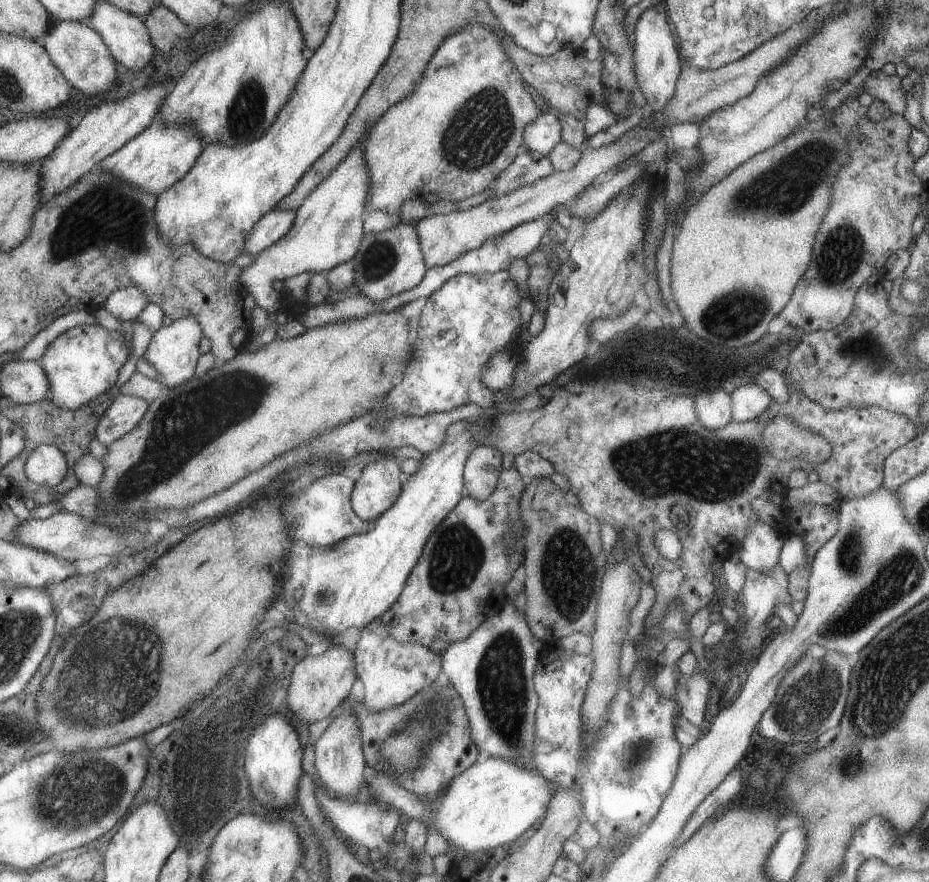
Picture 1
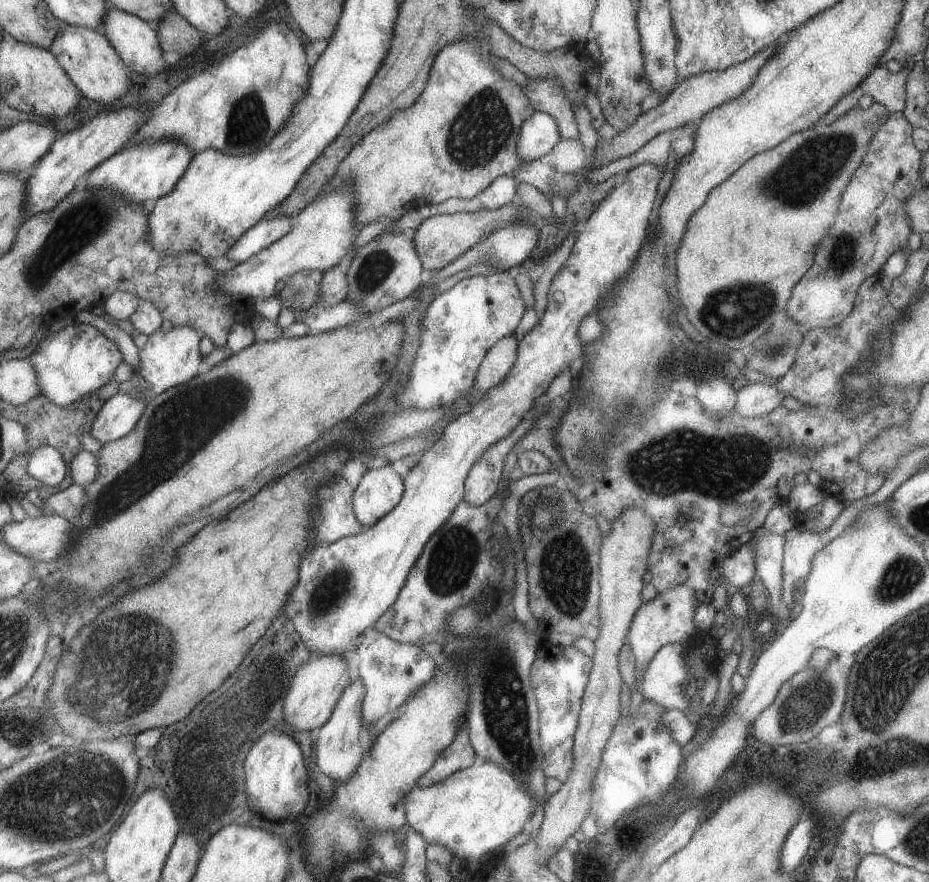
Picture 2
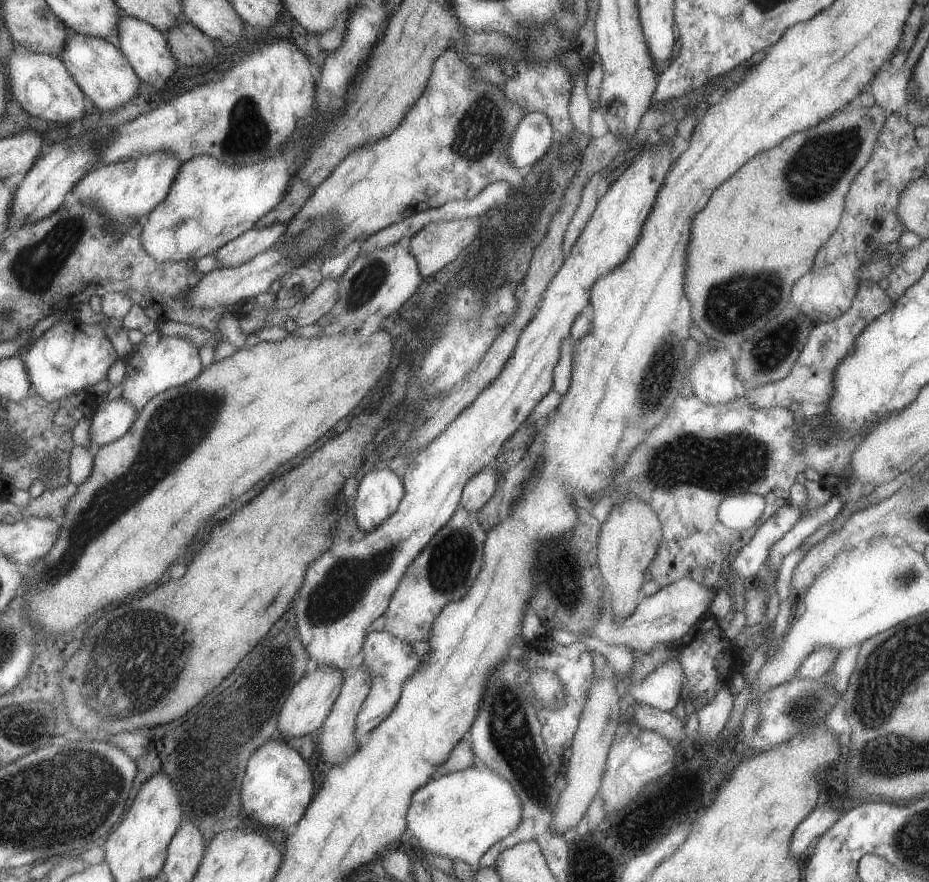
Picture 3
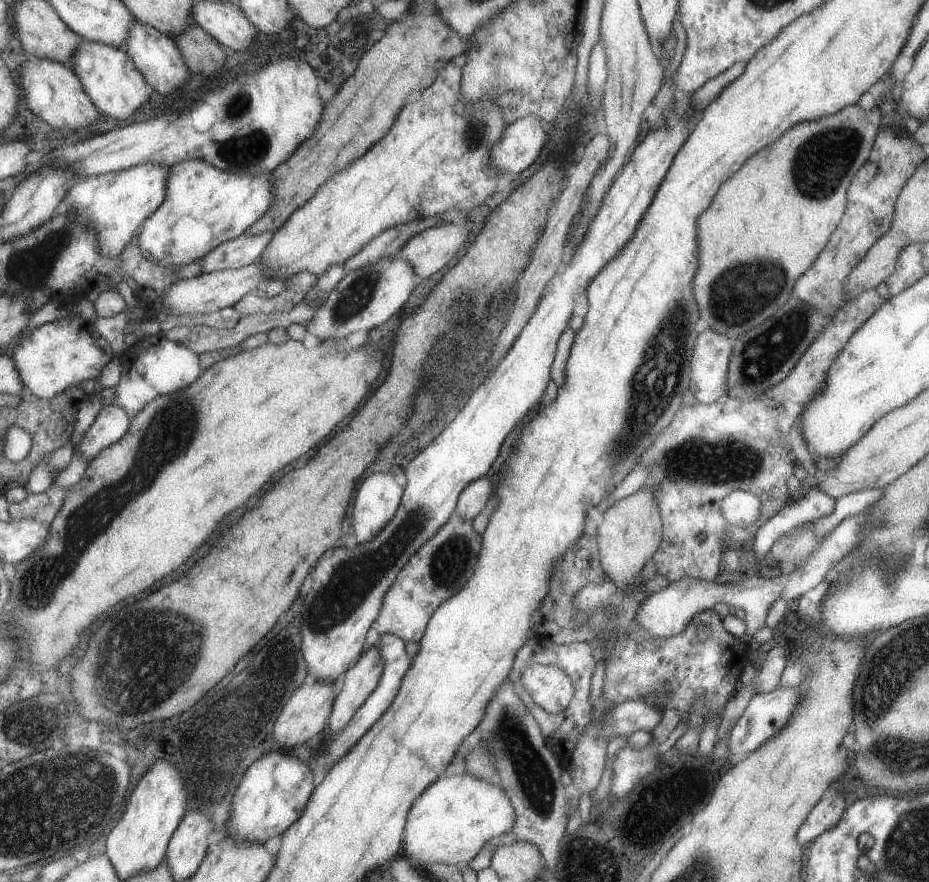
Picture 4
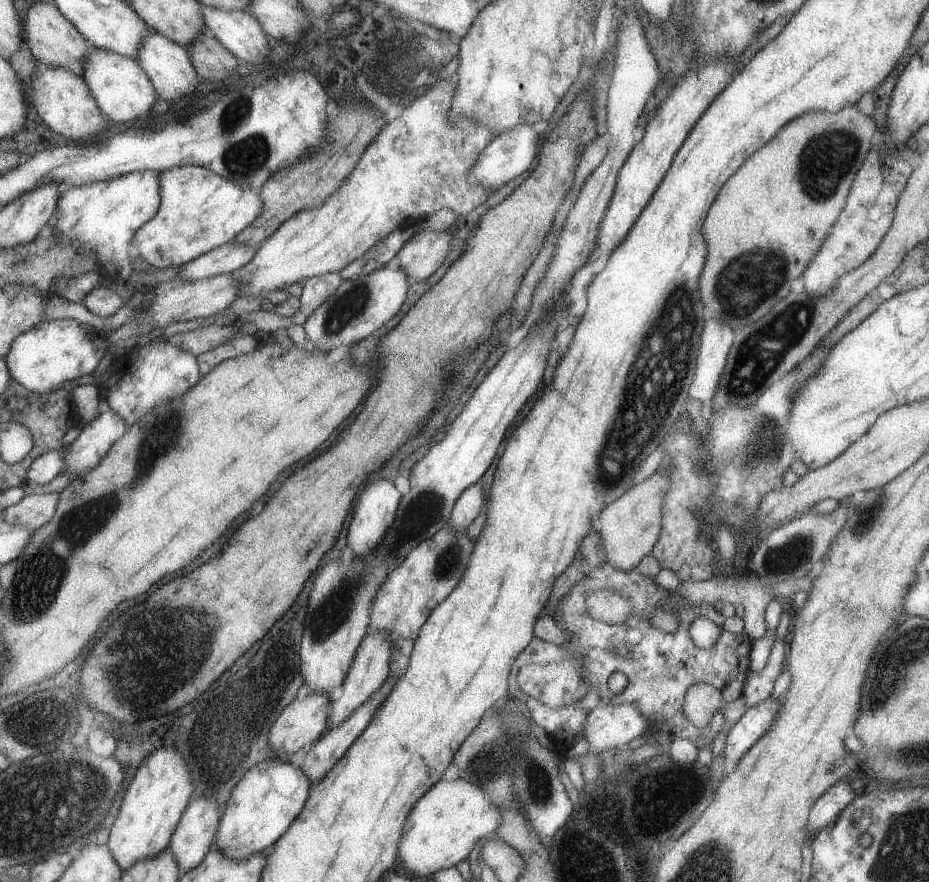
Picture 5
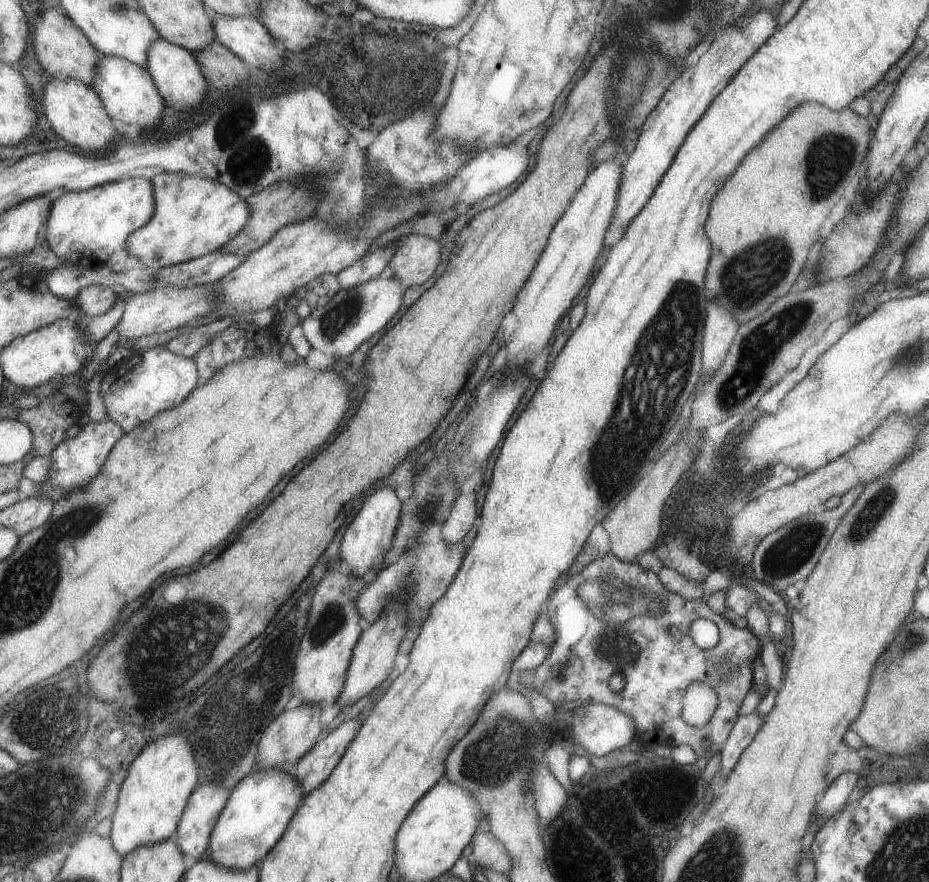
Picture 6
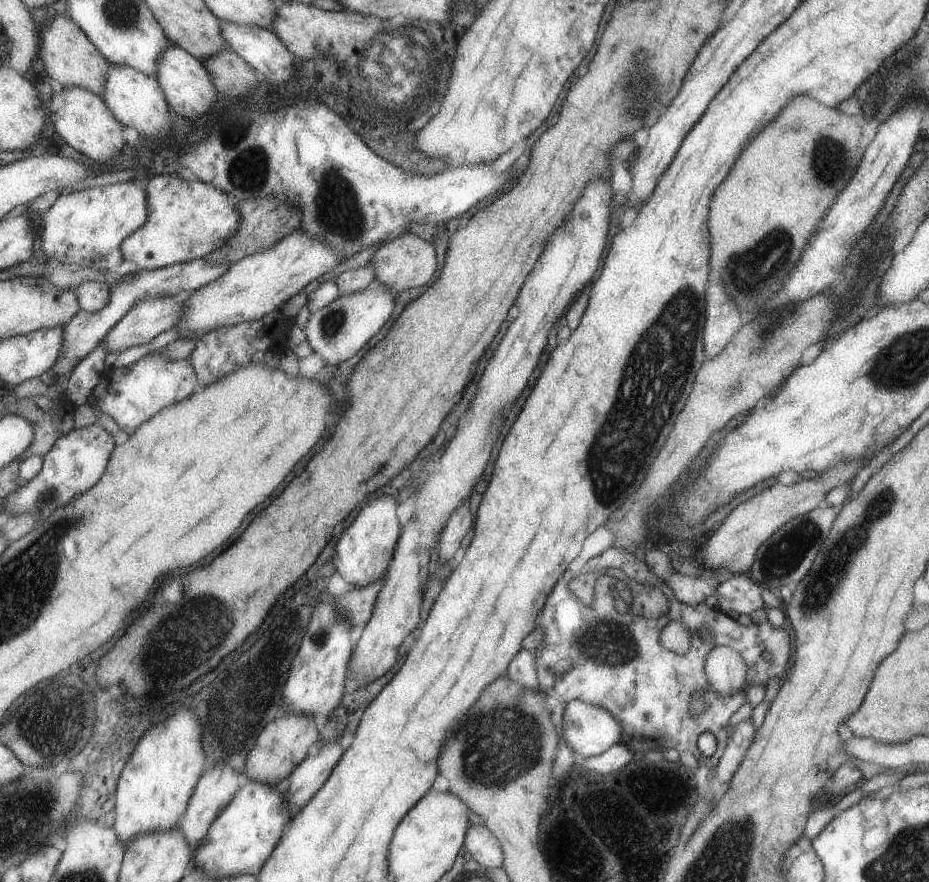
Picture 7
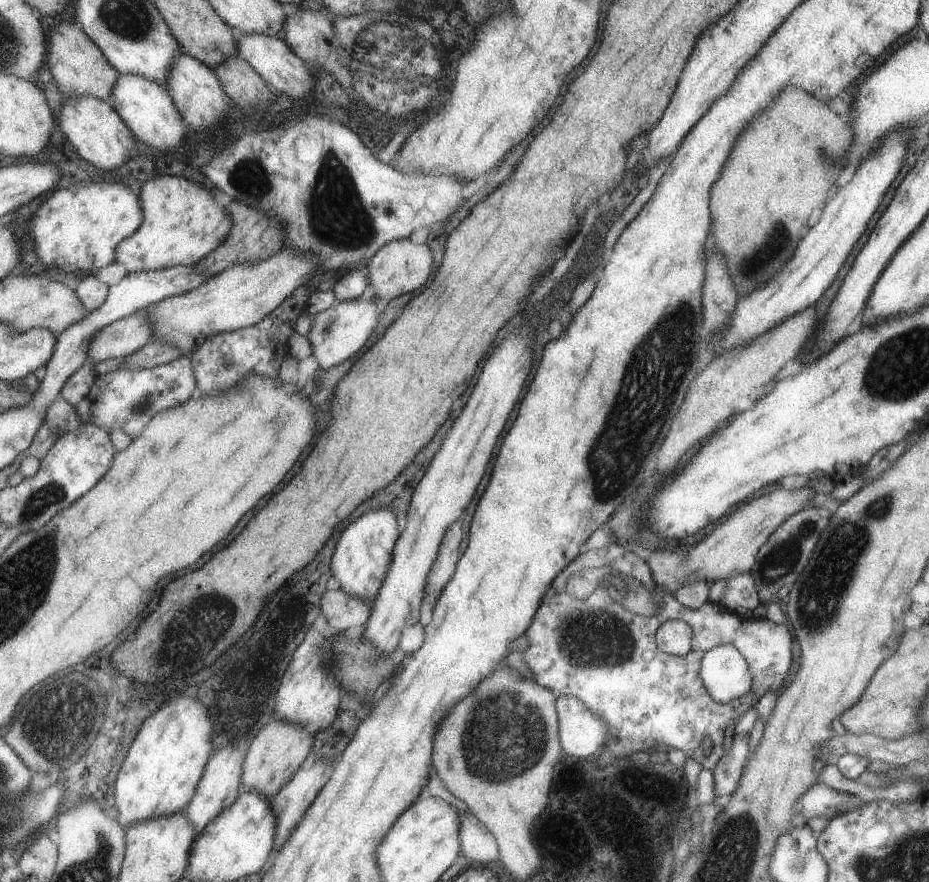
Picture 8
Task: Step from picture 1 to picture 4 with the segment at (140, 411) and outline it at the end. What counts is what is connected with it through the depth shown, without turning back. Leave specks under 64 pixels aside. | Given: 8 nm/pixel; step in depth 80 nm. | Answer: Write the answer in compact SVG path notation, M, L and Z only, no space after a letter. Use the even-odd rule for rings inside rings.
M112 403L102 406L87 432L79 438L74 450L93 459L103 448L118 442L127 431L131 418L123 408Z

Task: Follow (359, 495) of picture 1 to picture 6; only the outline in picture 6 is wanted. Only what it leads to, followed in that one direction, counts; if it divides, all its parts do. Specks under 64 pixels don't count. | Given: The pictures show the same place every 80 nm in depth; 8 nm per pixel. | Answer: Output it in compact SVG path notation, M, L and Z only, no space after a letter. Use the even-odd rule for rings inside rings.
M381 488L365 498L361 508L343 532L338 546L339 561L345 562L348 574L365 578L367 573L377 573L387 566L385 554L392 548L392 540L397 528L402 503L389 488Z

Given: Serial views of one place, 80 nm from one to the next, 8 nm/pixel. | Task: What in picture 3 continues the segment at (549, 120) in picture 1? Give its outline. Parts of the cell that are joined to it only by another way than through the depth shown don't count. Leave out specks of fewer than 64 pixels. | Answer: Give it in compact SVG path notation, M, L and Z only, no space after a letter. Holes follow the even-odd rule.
M538 111L525 113L525 116L519 120L515 126L507 158L516 168L529 166L539 161L545 152L552 151L552 146L557 139L551 122Z

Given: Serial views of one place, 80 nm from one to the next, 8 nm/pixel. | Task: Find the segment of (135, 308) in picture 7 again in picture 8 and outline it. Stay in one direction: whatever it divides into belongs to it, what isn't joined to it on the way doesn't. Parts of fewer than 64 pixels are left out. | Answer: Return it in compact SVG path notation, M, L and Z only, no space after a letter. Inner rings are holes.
M138 309L96 330L88 342L86 360L96 364L107 358L125 357L151 342L147 309Z

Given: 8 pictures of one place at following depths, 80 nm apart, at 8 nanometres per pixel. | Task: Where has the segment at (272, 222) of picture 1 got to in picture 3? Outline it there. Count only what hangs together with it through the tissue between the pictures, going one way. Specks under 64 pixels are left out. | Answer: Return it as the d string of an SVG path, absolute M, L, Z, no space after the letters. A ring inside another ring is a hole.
M273 224L245 231L215 252L217 266L220 268L237 267L251 260L253 256L272 249L281 238L281 234L285 234L285 228L283 224Z

